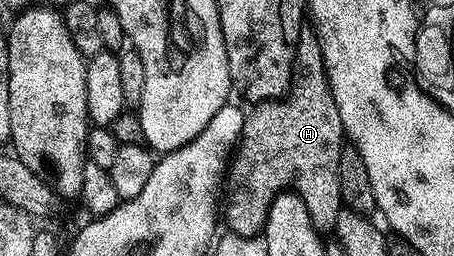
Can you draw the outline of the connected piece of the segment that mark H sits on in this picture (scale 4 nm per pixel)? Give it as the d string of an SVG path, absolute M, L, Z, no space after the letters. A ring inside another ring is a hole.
M311 22L300 24L296 56L292 62L292 85L283 99L271 103L255 104L245 114L244 124L236 150L226 172L226 194L222 199L222 219L228 222L227 230L242 237L259 236L268 219L268 207L272 198L291 189L306 205L312 224L321 233L331 232L342 210L342 189L338 181L338 157L346 146L346 136L334 93L326 73L322 57L322 45L316 36L316 28Z

